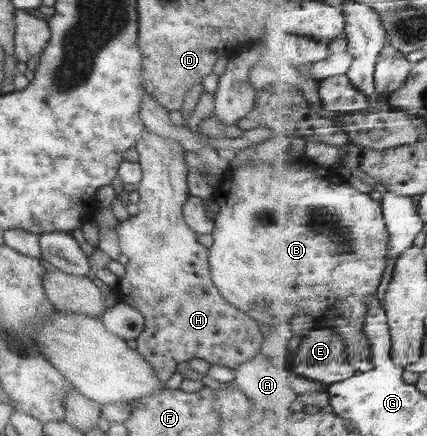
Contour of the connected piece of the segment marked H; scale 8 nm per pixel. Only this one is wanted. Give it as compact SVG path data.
M146 128L135 141L133 149L139 156L136 162L141 168L141 181L134 188L139 196L136 204L138 213L133 218L119 222L114 229L118 249L128 260L116 291L120 293L121 301L137 309L145 321L144 329L135 337L135 350L140 357L144 357L160 383L166 383L176 372L176 365L180 361L187 362L192 358L204 359L209 365L224 365L233 370L260 352L265 328L217 293L210 278L208 249L198 243L197 233L184 222L181 210L189 196L185 150L177 141L165 139Z

